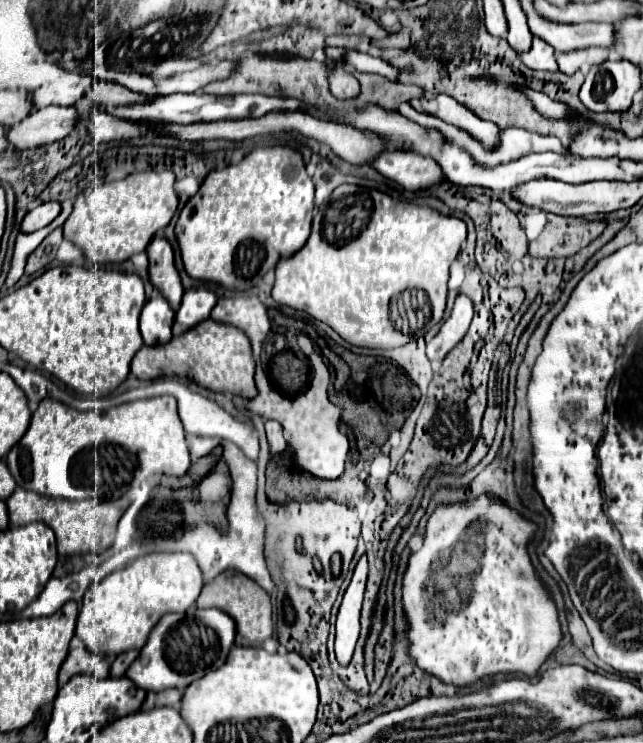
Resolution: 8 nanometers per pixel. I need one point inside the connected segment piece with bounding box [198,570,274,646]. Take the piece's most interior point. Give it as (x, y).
(241, 598)

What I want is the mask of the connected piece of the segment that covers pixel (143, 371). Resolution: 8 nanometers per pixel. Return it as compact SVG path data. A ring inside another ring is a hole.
M210 318L190 328L184 336L174 336L168 344L142 346L134 356L130 368L130 372L140 380L152 380L164 372L174 372L178 376L188 376L198 386L212 392L230 392L242 398L256 396L254 360L248 336L230 324L220 324Z

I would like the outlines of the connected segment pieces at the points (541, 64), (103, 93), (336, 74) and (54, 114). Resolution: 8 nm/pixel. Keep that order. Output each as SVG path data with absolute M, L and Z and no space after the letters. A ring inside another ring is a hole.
M534 38L530 52L520 54L520 60L532 70L548 70L548 72L558 70L554 48L550 44L546 44L544 40L540 40L540 38Z
M96 80L92 84L92 92L94 92L94 100L96 104L104 104L104 106L132 106L132 104L142 104L146 100L152 100L150 96L138 94L138 92L130 92L128 88L116 84L116 82L102 82Z
M330 64L332 72L330 72L330 92L338 98L338 100L352 100L360 94L360 84L358 80L346 72L344 64Z
M44 106L30 112L22 122L14 124L6 132L6 140L14 150L28 150L44 146L60 136L68 136L76 122L76 110L72 106Z

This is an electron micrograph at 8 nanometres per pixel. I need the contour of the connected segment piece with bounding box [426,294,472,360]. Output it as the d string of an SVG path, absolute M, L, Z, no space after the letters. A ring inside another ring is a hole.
M464 294L456 298L450 318L442 324L440 332L428 342L426 354L430 360L444 360L444 356L464 338L472 322L472 300Z

